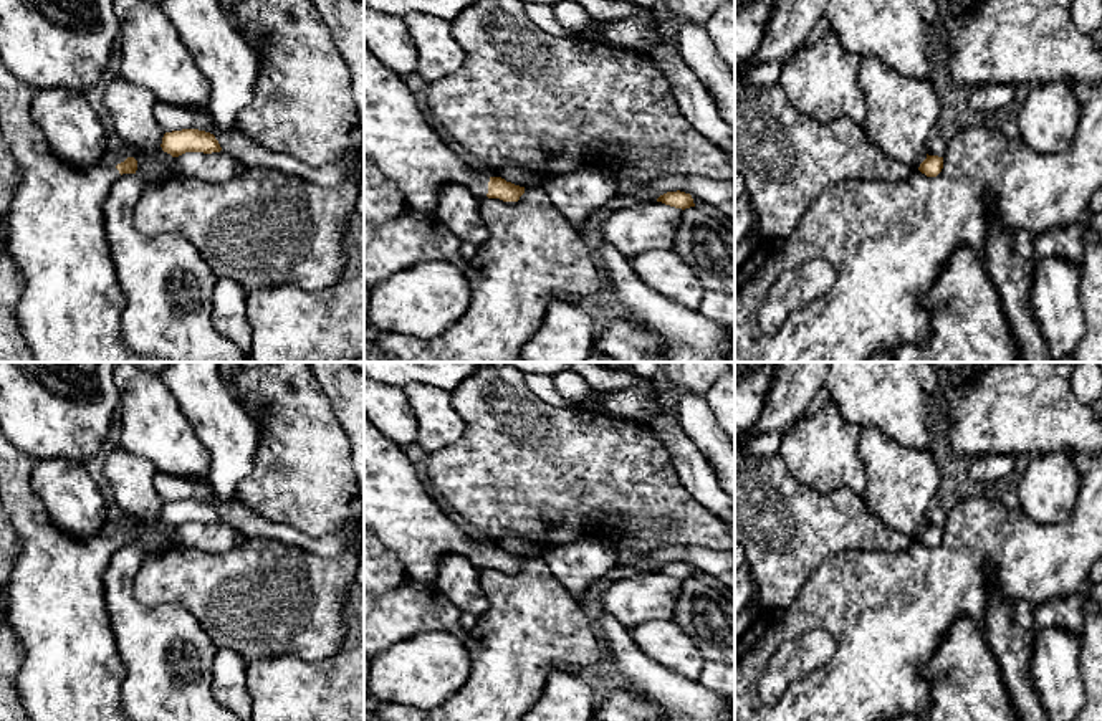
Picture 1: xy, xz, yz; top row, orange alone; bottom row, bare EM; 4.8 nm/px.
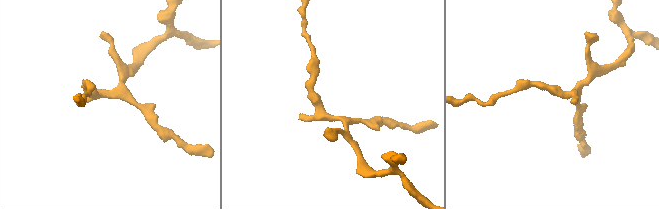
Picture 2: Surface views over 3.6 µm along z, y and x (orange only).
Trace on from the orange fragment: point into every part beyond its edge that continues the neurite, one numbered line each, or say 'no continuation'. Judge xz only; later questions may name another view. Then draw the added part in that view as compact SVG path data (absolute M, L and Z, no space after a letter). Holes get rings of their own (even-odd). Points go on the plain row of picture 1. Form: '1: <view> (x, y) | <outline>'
1: xz (397, 510) | M364 417L364 528L371 529L379 541L395 554L409 579L435 585L440 561L450 554L465 556L478 569L486 567L490 547L462 532L462 529L437 506L404 450L381 433Z

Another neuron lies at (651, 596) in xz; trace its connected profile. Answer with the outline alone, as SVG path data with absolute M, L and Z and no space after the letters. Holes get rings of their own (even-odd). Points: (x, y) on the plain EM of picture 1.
M652 571L612 582L599 605L630 630L655 618L672 618L682 587L682 579Z

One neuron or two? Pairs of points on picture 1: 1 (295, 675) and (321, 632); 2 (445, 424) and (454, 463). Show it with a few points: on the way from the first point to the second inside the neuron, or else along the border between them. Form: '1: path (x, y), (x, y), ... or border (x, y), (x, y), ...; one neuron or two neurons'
1: border (343, 649), (320, 660), (290, 655), (265, 658); two neurons
2: border (455, 409), (464, 434), (431, 455); two neurons

